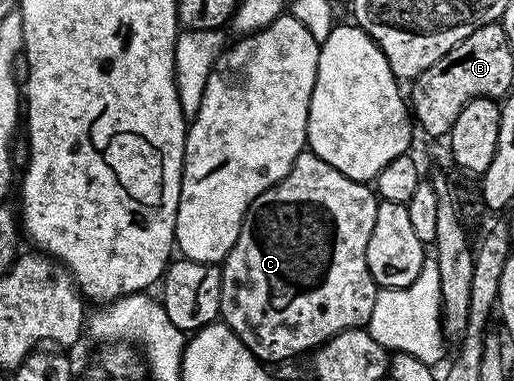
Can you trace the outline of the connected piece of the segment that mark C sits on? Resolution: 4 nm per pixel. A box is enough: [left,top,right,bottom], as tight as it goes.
[220,152,379,364]

